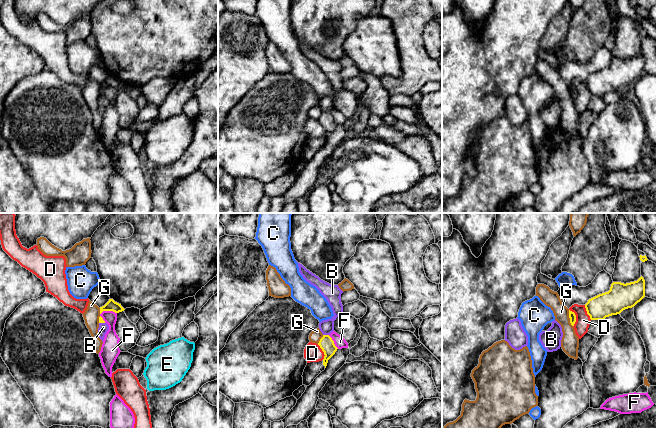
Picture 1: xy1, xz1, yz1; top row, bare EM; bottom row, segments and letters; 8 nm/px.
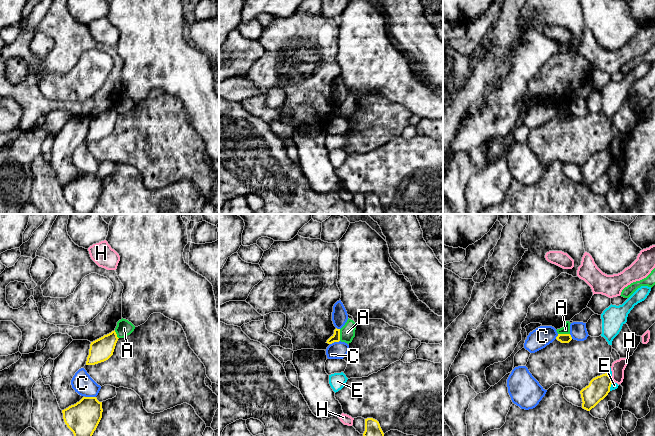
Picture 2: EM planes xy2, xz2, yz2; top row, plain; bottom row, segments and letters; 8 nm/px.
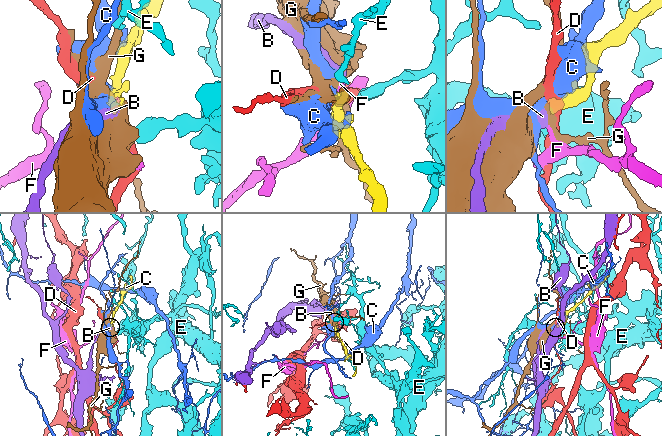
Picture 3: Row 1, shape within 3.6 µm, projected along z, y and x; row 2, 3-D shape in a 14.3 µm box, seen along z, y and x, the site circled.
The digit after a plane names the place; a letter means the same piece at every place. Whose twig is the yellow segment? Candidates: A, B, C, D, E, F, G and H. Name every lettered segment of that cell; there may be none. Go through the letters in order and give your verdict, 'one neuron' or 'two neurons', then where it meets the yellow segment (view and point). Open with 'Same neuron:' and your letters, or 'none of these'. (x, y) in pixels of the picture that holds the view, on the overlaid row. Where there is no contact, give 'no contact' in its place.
Same neuron: B
A: two neurons; meets yellow in xz2 at (339, 335)
B: one neuron; meets yellow in xz1 at (326, 335)
C: two neurons; meets yellow in xy2 at (90, 397)
D: two neurons; meets yellow in yz1 at (575, 317)
E: two neurons; meets yellow in yz2 at (610, 386)
F: two neurons; meets yellow in xy1 at (107, 310)
G: two neurons; meets yellow in yz1 at (570, 318)
H: two neurons; meets yellow in yz2 at (611, 379)

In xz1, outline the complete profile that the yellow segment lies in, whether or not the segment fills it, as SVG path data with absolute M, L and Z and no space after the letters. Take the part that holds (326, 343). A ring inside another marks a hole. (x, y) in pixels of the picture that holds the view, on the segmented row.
M298 263L298 267L303 278L311 285L315 286L326 298L334 314L331 319L323 320L319 323L319 329L322 332L323 337L320 339L318 345L324 352L323 365L326 368L328 360L338 349L329 335L334 331L334 321L343 313L343 305L340 298L343 291L338 285L329 284L321 280L318 276L307 270L302 264Z

